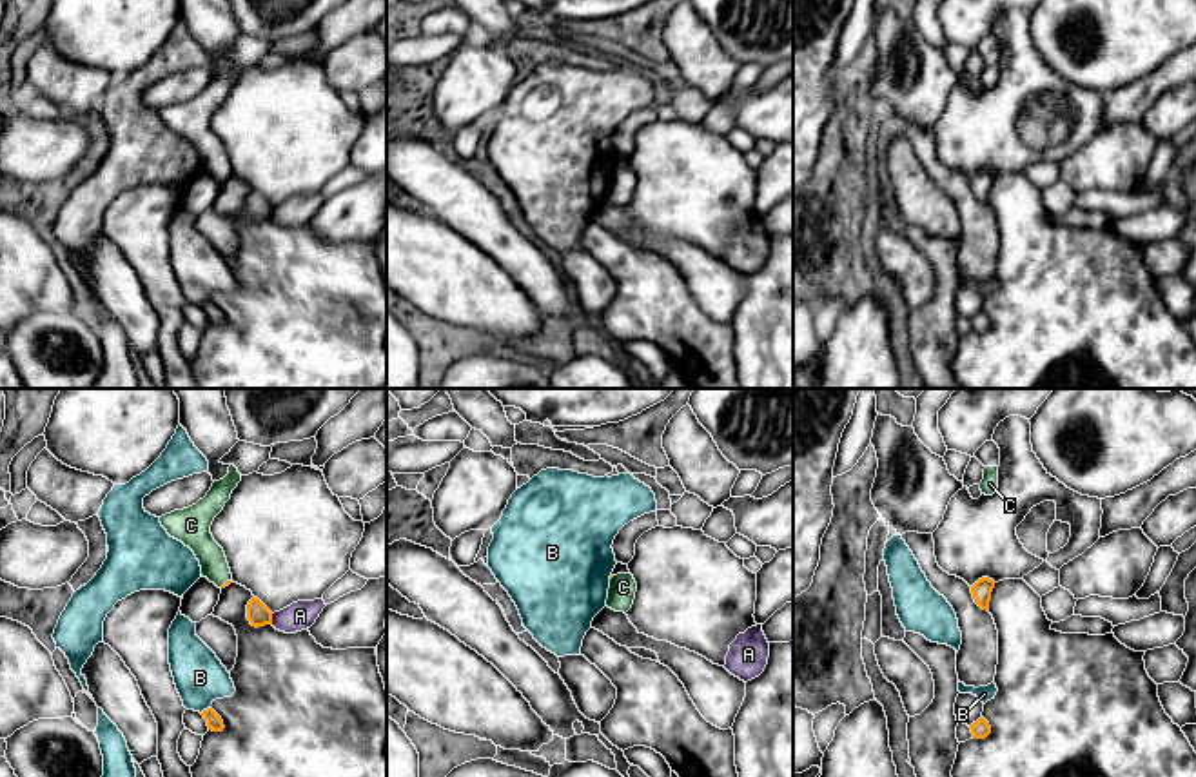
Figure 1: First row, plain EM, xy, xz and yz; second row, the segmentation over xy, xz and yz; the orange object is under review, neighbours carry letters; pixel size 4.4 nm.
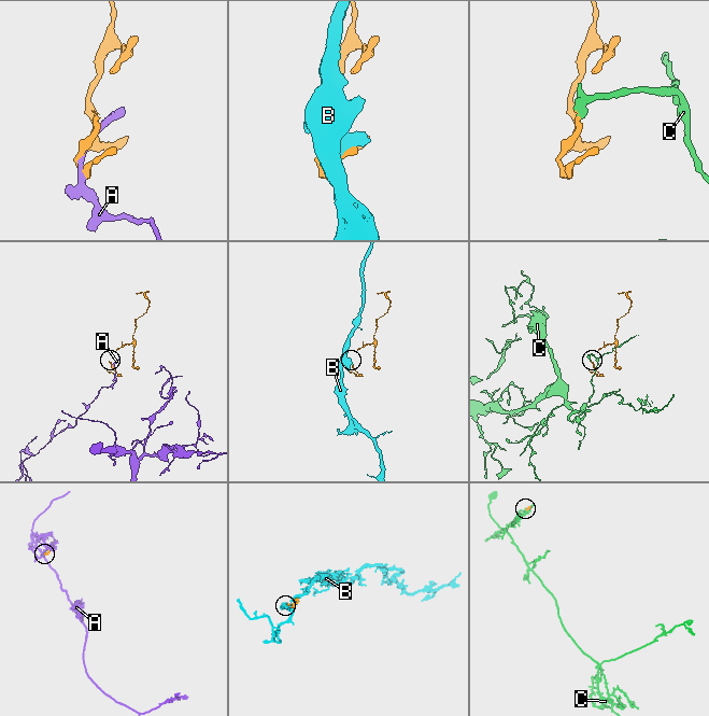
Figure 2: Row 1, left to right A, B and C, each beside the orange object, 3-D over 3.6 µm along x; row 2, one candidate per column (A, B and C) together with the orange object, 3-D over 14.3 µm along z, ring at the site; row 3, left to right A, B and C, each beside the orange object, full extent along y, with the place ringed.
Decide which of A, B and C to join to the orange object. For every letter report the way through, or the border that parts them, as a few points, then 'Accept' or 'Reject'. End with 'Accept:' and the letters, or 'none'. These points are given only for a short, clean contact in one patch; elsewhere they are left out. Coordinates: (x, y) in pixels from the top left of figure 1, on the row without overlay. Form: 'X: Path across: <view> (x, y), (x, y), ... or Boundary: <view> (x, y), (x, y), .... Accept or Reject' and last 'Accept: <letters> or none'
A: Reject
B: Reject
C: Path across: xy (227, 177), (227, 175), (216, 164), (196, 127). Accept
Accept: C

